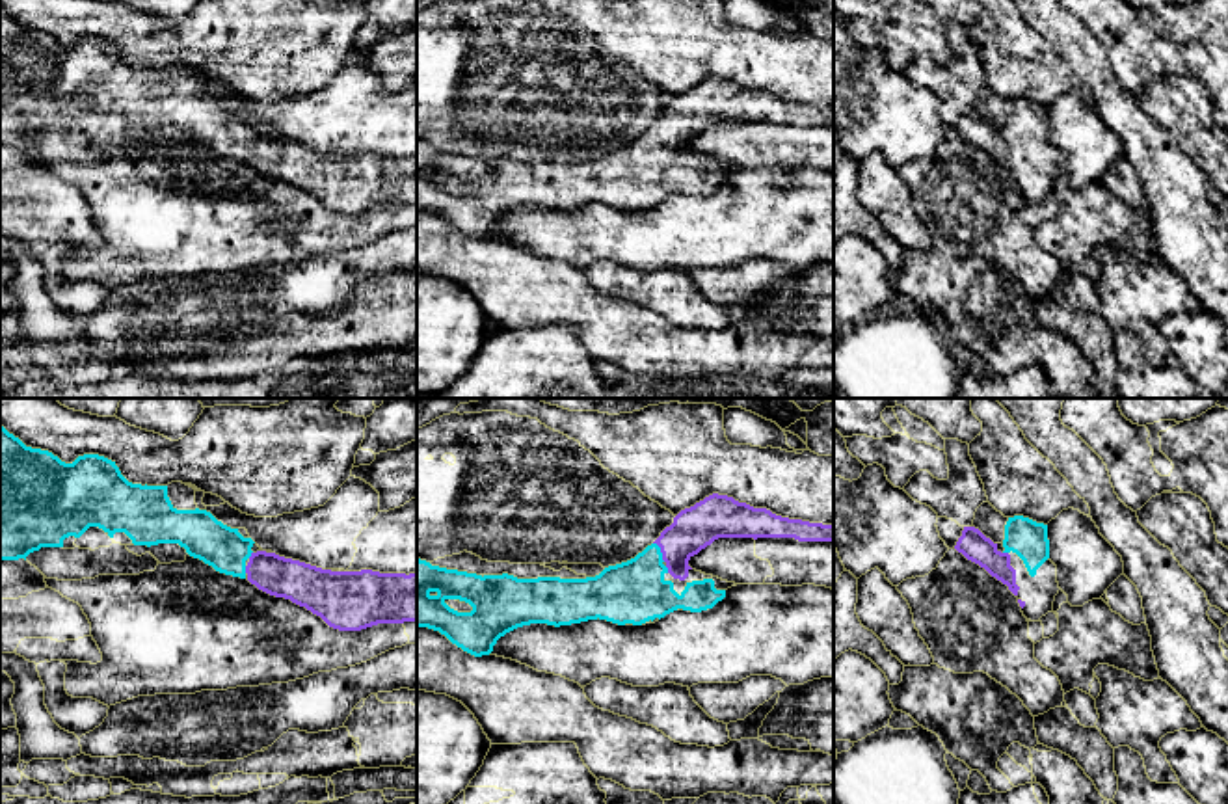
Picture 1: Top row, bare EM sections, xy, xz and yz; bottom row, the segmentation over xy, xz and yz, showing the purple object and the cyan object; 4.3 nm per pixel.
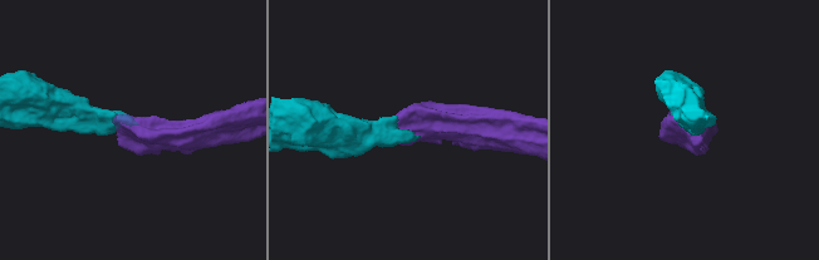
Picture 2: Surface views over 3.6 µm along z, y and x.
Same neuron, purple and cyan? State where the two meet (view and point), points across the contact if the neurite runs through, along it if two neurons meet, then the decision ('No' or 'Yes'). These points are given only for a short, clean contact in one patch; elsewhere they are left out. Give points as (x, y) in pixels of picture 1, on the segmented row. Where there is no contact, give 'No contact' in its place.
Touches purple at xz (661, 551). Path across: xz (693, 529), (674, 546), (661, 551), (648, 564), (633, 592). Yes

